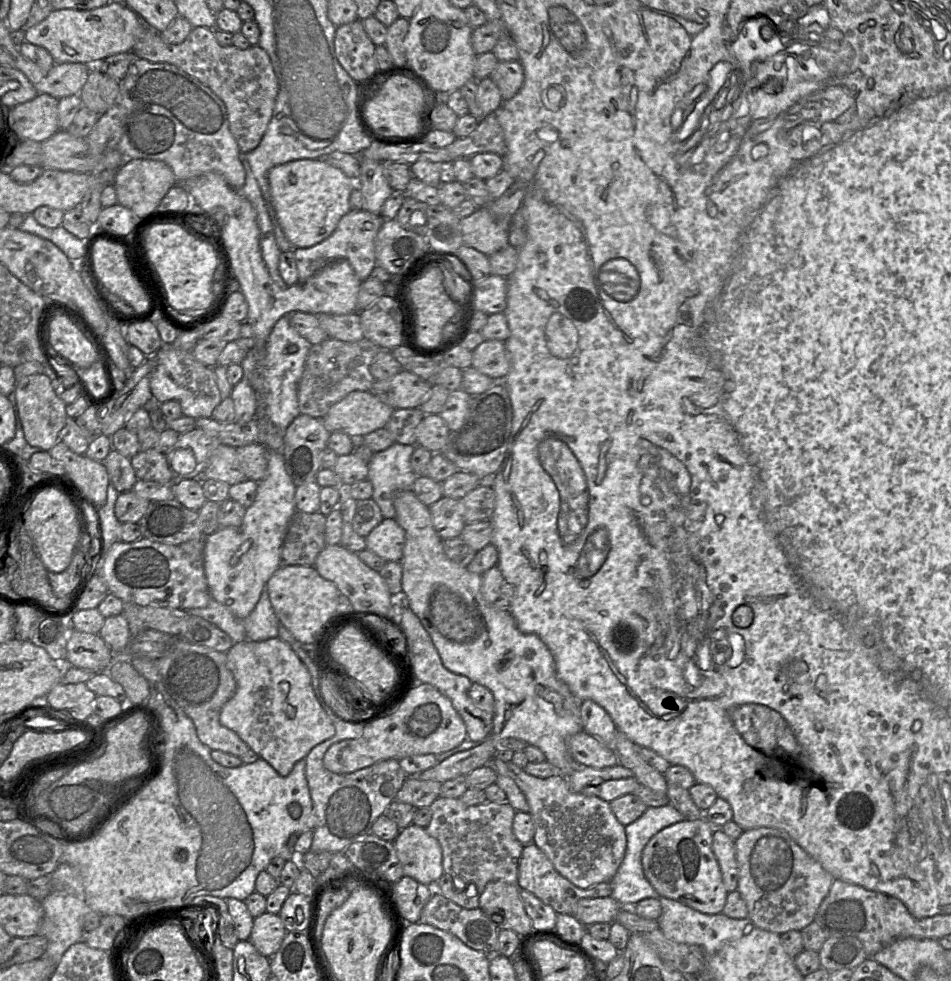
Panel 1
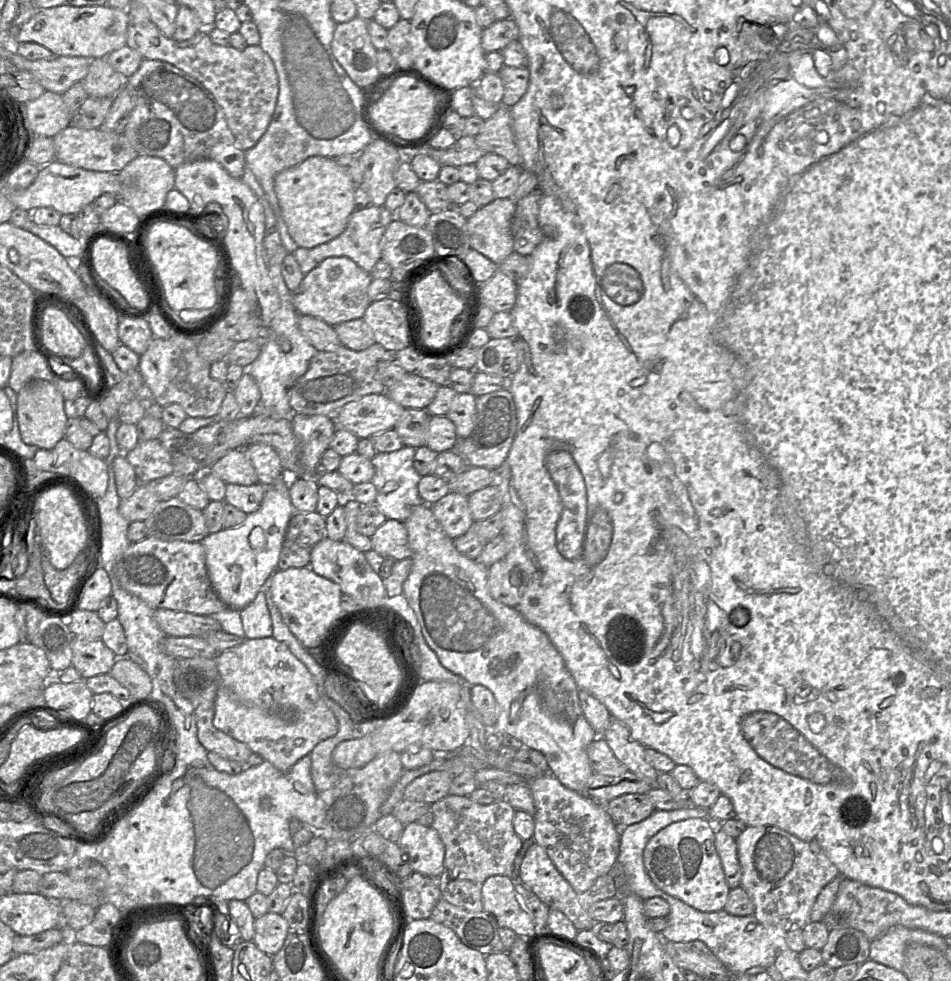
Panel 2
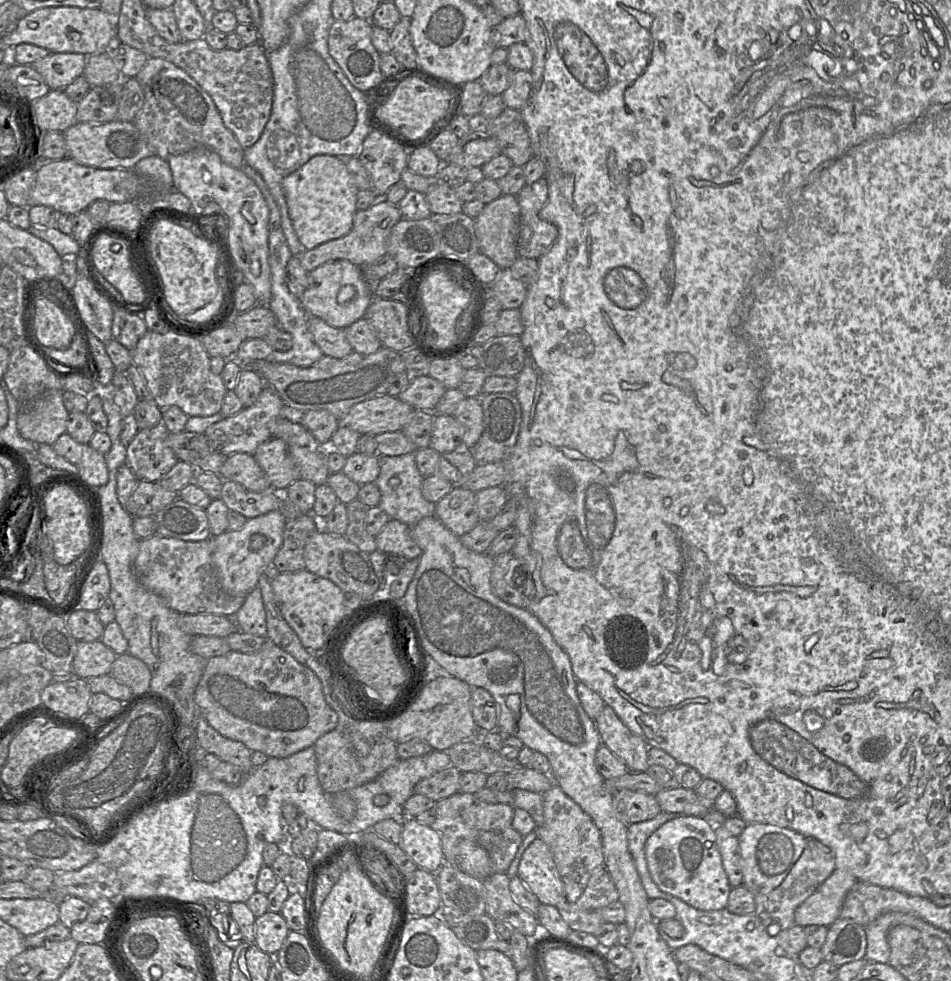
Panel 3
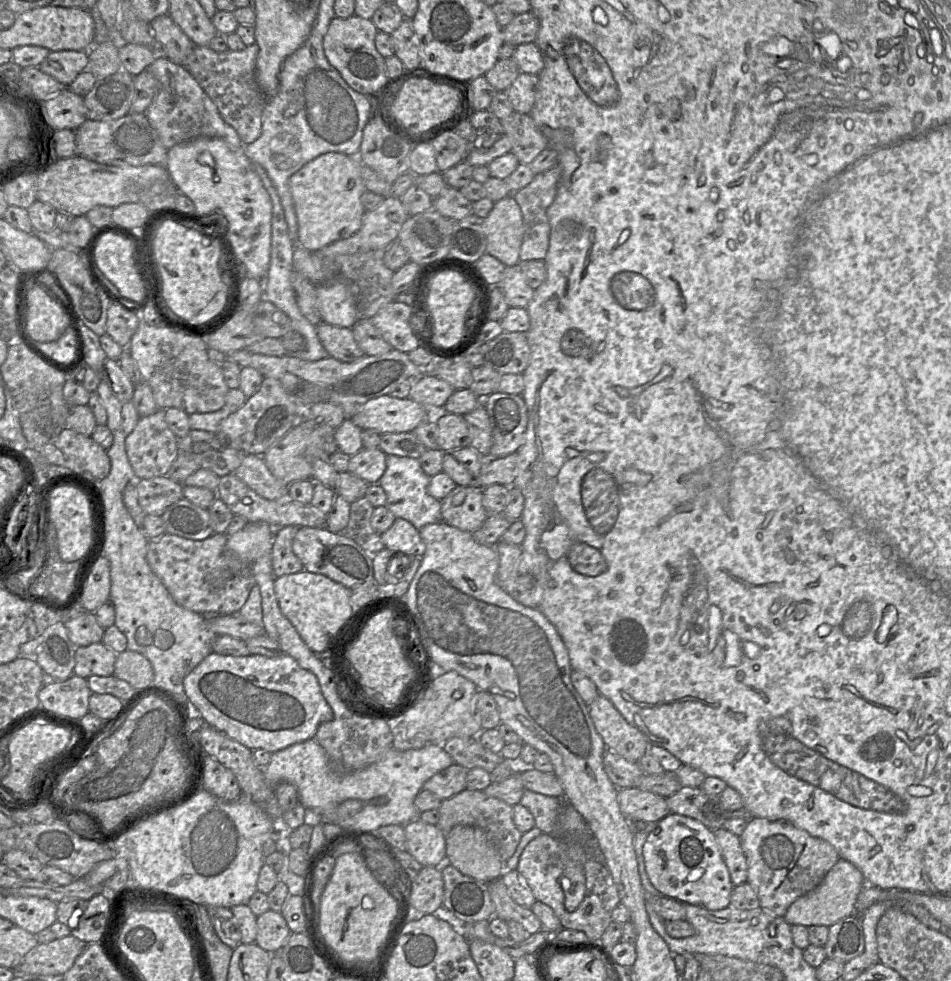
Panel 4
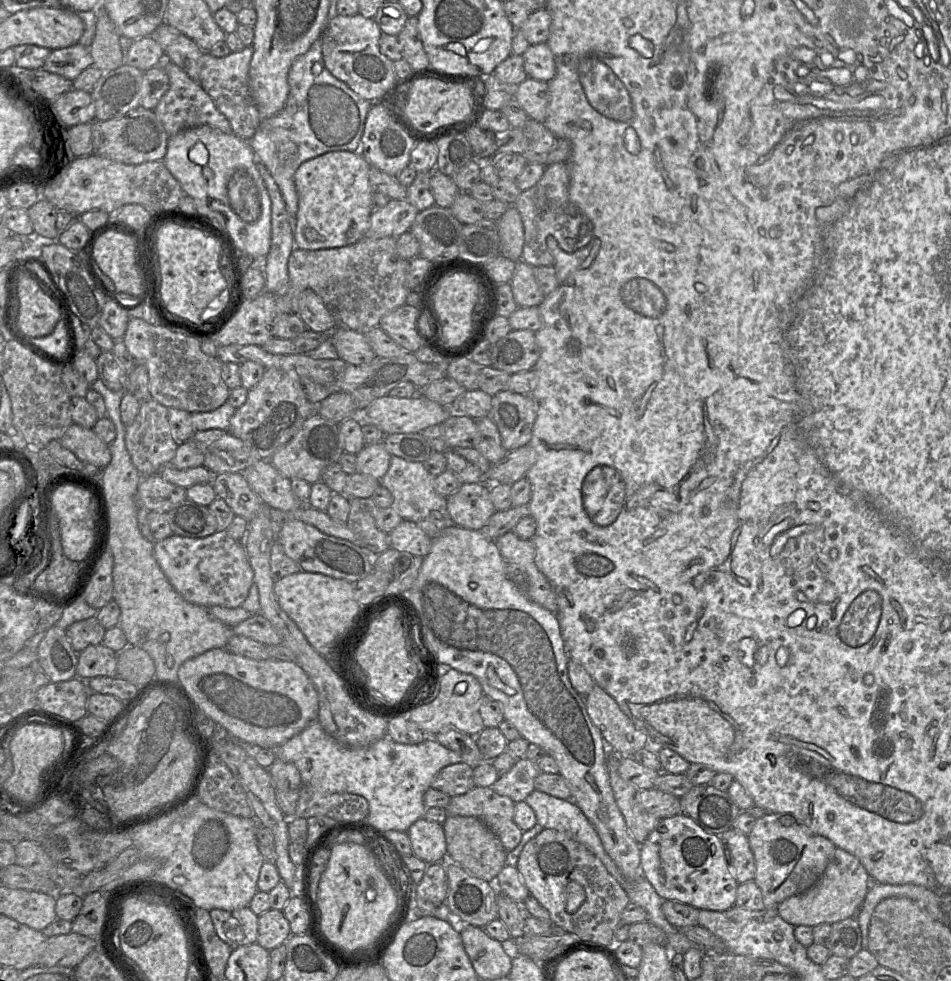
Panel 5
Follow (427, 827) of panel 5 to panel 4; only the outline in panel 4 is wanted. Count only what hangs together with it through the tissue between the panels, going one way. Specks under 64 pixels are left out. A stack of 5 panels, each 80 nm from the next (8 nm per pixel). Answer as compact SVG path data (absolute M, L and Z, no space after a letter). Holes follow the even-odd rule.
M418 817L404 825L407 852L423 866L441 867L446 862L446 839L443 831Z

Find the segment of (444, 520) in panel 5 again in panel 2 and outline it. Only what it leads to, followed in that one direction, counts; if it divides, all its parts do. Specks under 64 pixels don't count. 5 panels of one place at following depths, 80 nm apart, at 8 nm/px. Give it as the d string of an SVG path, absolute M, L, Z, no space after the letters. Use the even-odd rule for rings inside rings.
M403 446L393 452L377 453L372 458L375 474L371 480L377 489L375 504L387 519L405 522L412 509L423 502L418 492L418 483L422 476L418 474L413 465L416 448Z

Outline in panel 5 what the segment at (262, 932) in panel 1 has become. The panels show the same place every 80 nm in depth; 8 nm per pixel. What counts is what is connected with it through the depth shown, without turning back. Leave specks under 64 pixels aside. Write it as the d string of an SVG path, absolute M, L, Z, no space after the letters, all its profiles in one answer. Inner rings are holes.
M270 908L258 917L257 943L267 950L286 943L291 936L290 923L282 910Z

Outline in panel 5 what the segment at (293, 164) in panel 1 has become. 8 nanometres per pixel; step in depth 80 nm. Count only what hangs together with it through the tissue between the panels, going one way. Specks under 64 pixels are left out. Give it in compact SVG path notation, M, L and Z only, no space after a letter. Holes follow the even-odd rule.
M331 151L303 162L294 174L298 211L294 222L295 248L319 250L347 246L361 240L370 226L373 189L368 173L370 164L363 155L351 151Z

